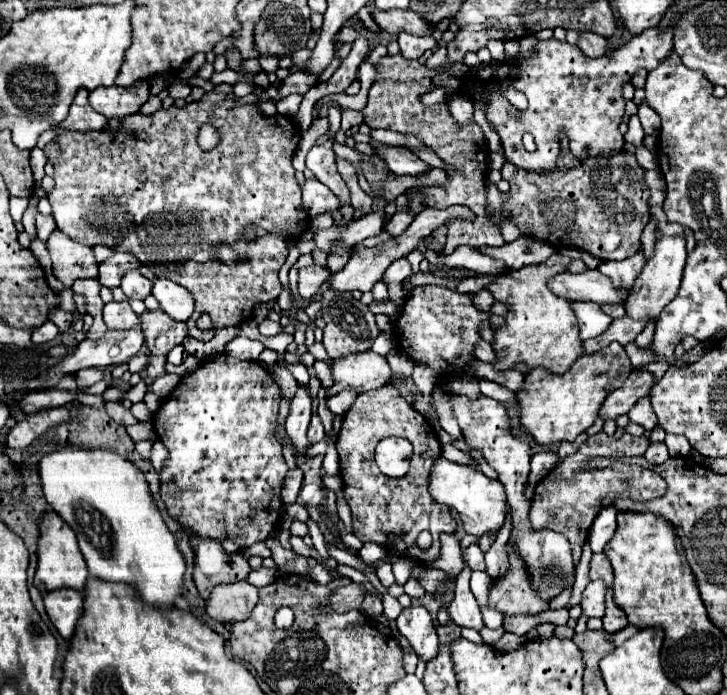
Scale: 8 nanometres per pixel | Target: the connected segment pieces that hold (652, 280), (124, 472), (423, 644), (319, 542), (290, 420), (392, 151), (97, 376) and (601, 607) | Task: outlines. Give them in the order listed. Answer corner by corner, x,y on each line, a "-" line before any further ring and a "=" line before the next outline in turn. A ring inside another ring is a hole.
673,235
673,237
661,237
661,239
657,239
653,255
647,259
645,267
641,269
639,277
635,279
633,295
629,295
629,299
625,301
627,315
633,317
633,319
645,319
645,317
657,319
657,315
661,313
661,309
669,301
673,301
675,295
677,295
677,291
679,291
685,259
687,259
685,235
=
63,447
39,461
39,473
47,503
61,515
61,519
65,519
65,523
69,523
77,535
79,549
89,567
89,575
101,581
131,585
137,591
137,597
145,603
159,607
177,605
177,599
183,597
185,557
151,497
145,475
133,463
105,449
=
411,605
403,609
403,613
397,617
397,629
401,635
409,639
415,653
423,661
429,661
433,659
433,655
437,655
439,639
437,639
431,615
425,607
=
309,519
306,524
315,549
322,559
327,559
329,557
329,553
325,546
324,536
319,527
317,527
317,524
311,519
=
299,387
291,401
291,409
289,409
289,415
285,421
287,435
291,437
291,441
295,443
299,453
307,453
307,447
311,445
307,441
307,427
309,427
311,413
313,413
313,401
311,401
309,393
=
371,141
371,145
377,149
377,155
385,155
385,163
395,175
419,175
419,173
425,173
431,169
425,161
421,161
409,149
389,147
389,145
381,145
377,141
=
81,369
75,373
75,381
77,381
77,387
79,389
85,389
85,387
91,387
93,383
101,381
105,375
101,369
=
591,581
581,595
581,609
585,617
603,617
605,613
605,583

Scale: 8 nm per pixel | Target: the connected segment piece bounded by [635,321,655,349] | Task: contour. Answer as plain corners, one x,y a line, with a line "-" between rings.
650,321
641,332
641,337
637,337
637,339
635,339
635,345
637,345
637,347
641,347
641,349
647,349
653,340
654,330
655,322

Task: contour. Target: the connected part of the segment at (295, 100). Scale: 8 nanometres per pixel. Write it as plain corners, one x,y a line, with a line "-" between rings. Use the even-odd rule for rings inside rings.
289,95
289,97
283,97
283,99
277,103
277,111
279,111
281,115
295,115
299,103
301,103
301,95

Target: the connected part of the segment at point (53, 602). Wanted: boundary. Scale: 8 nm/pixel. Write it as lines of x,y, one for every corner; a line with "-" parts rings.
61,589
61,591
51,591
49,595
43,595
43,601
51,623
55,619
55,629
61,633
61,637
71,639
75,633
77,621
83,615
85,595
79,591

